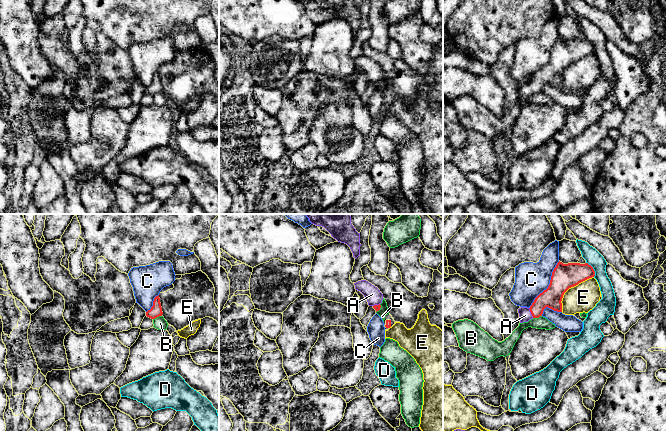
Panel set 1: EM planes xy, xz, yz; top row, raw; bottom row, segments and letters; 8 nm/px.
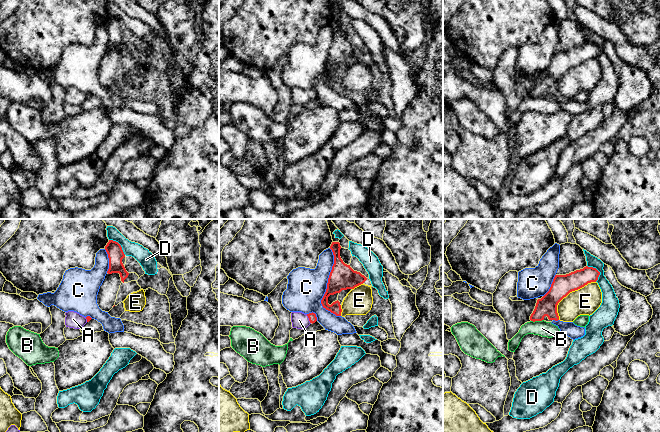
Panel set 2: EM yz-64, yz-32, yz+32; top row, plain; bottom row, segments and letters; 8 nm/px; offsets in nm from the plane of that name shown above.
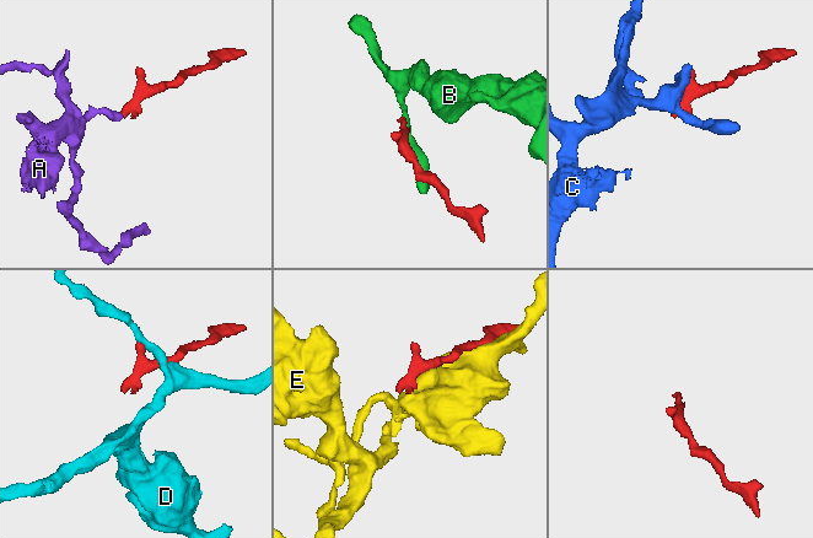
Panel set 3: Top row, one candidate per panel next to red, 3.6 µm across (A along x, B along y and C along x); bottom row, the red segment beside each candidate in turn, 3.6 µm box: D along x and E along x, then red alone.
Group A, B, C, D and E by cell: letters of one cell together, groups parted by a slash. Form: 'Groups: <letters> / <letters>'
Groups: A / B / C / D / E

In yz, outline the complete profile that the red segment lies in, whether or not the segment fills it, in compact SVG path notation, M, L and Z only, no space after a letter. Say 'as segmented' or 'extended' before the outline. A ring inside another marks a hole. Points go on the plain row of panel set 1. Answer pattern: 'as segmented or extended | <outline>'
extended | M559 37L552 48L548 64L535 74L529 84L521 83L518 85L520 99L539 94L546 83L562 88L561 77L564 69L569 64L594 52L595 47L588 39L563 40Z

